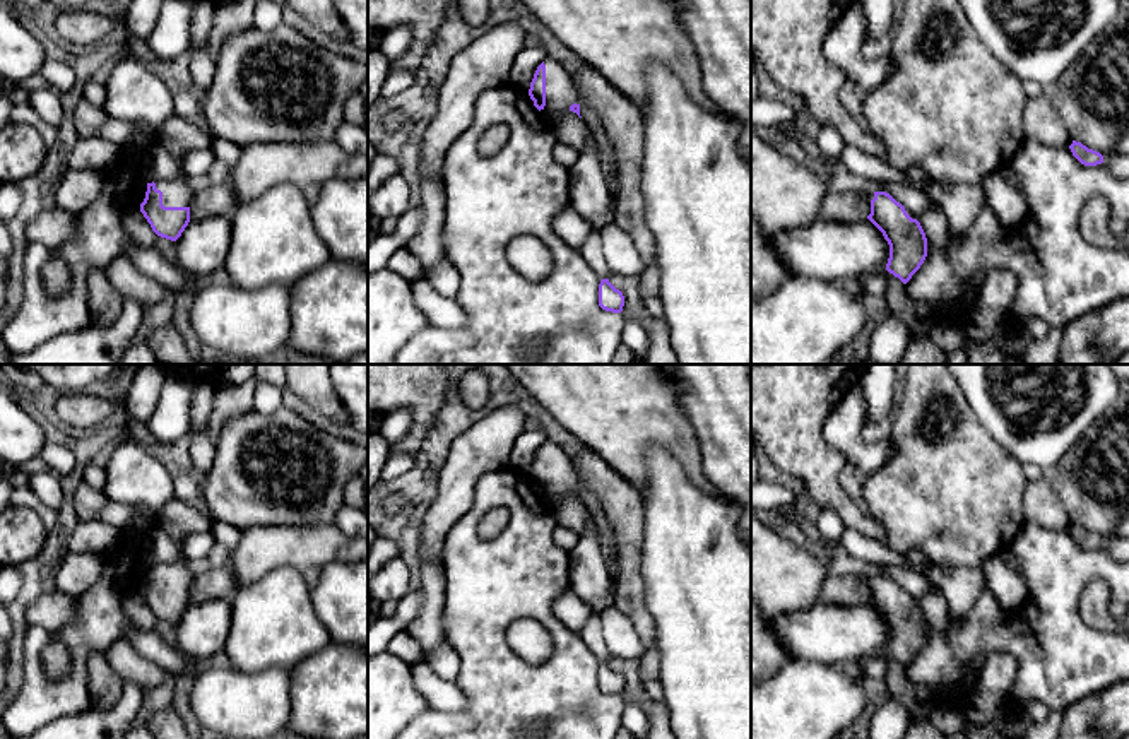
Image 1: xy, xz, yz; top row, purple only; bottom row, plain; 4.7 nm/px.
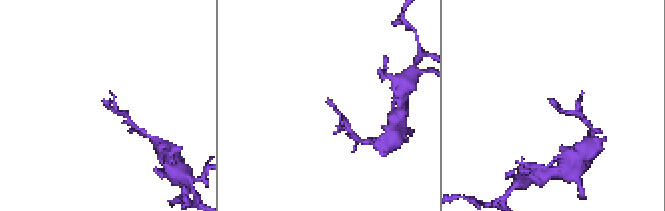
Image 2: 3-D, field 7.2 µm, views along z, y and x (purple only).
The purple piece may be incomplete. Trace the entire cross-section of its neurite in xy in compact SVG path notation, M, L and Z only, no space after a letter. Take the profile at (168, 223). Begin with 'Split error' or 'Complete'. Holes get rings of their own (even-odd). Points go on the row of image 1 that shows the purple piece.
Split error. M185 178L152 181L147 183L140 212L157 236L176 241L190 222L192 198Z

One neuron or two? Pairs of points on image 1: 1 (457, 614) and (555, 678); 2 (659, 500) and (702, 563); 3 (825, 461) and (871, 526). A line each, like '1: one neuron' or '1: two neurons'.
1: one neuron
2: one neuron
3: one neuron

